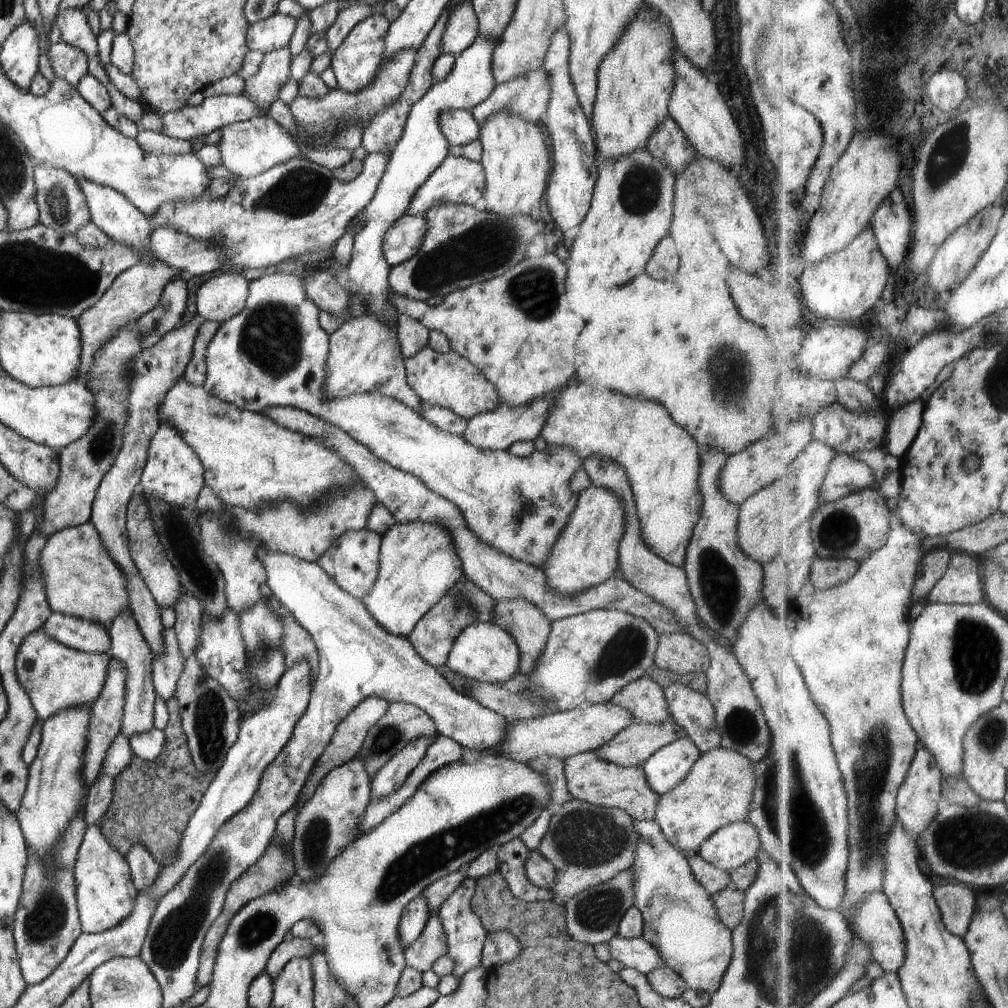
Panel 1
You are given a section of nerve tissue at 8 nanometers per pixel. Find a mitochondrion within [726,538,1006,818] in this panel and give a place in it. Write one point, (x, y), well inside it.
(975, 651)

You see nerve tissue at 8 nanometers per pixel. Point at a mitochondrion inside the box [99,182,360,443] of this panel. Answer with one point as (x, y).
(272, 340)

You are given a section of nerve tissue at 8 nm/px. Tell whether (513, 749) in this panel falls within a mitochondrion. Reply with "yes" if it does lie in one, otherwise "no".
no

